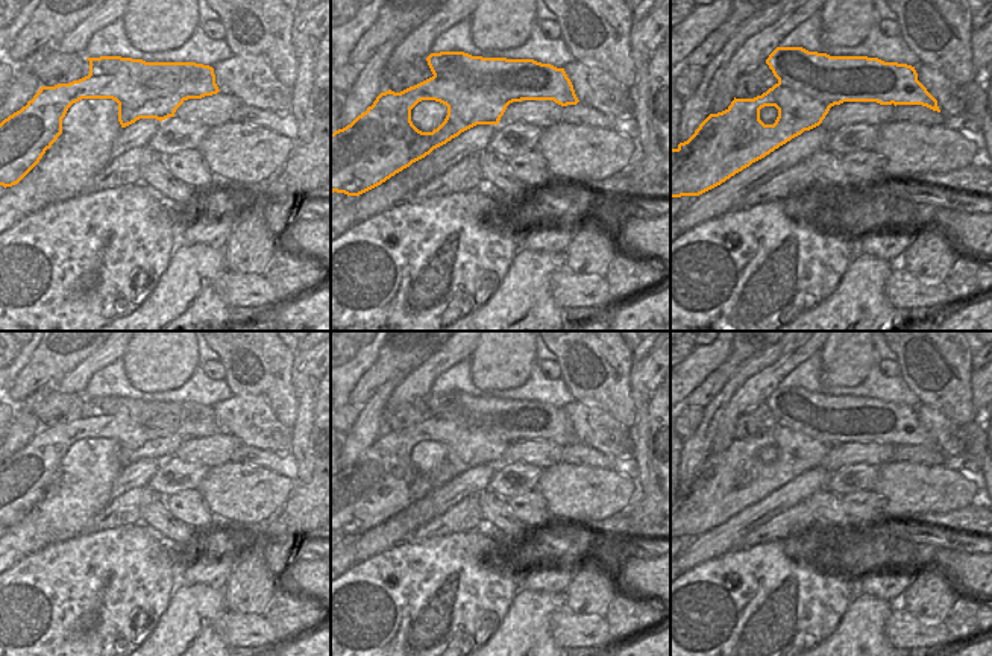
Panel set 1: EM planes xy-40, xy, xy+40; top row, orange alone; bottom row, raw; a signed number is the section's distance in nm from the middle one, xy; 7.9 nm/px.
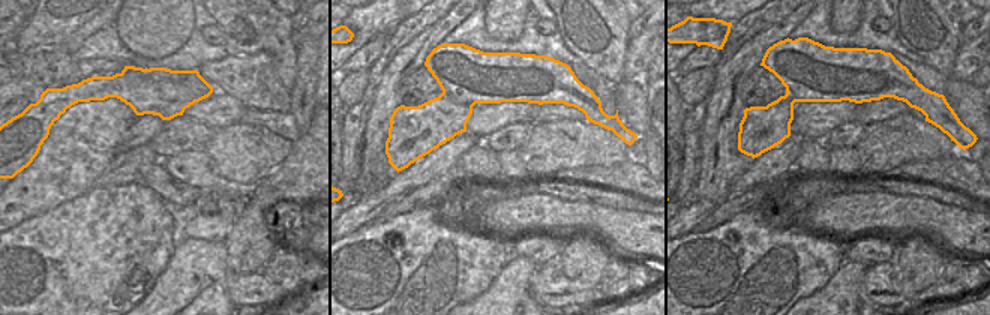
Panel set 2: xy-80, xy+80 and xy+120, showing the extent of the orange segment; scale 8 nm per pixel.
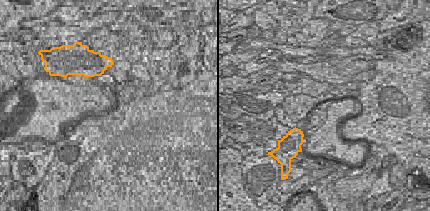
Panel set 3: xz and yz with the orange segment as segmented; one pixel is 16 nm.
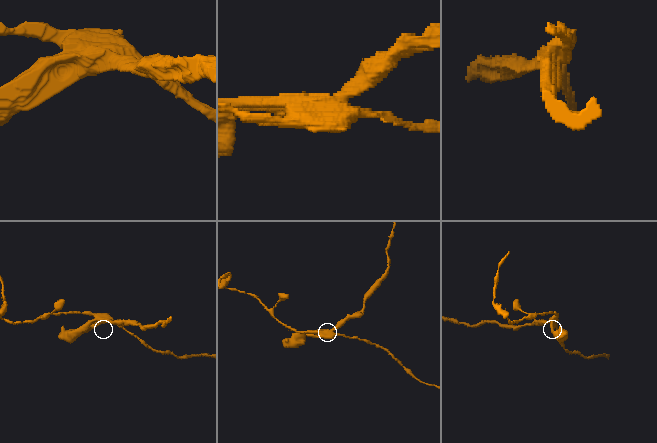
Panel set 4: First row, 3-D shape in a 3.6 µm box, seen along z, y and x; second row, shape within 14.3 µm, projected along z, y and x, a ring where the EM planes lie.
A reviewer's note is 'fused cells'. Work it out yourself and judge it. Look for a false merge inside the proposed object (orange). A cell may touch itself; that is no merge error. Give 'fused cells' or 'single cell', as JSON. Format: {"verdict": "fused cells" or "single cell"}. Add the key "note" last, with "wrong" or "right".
{"verdict": "fused cells", "note": "right"}

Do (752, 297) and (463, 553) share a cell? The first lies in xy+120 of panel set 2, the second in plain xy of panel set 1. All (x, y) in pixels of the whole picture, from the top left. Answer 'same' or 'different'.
same

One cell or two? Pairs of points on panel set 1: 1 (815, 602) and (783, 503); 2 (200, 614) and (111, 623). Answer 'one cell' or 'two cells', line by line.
1: two cells
2: two cells

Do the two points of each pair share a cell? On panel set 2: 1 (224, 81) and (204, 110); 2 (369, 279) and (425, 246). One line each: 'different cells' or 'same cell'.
1: different cells
2: same cell

